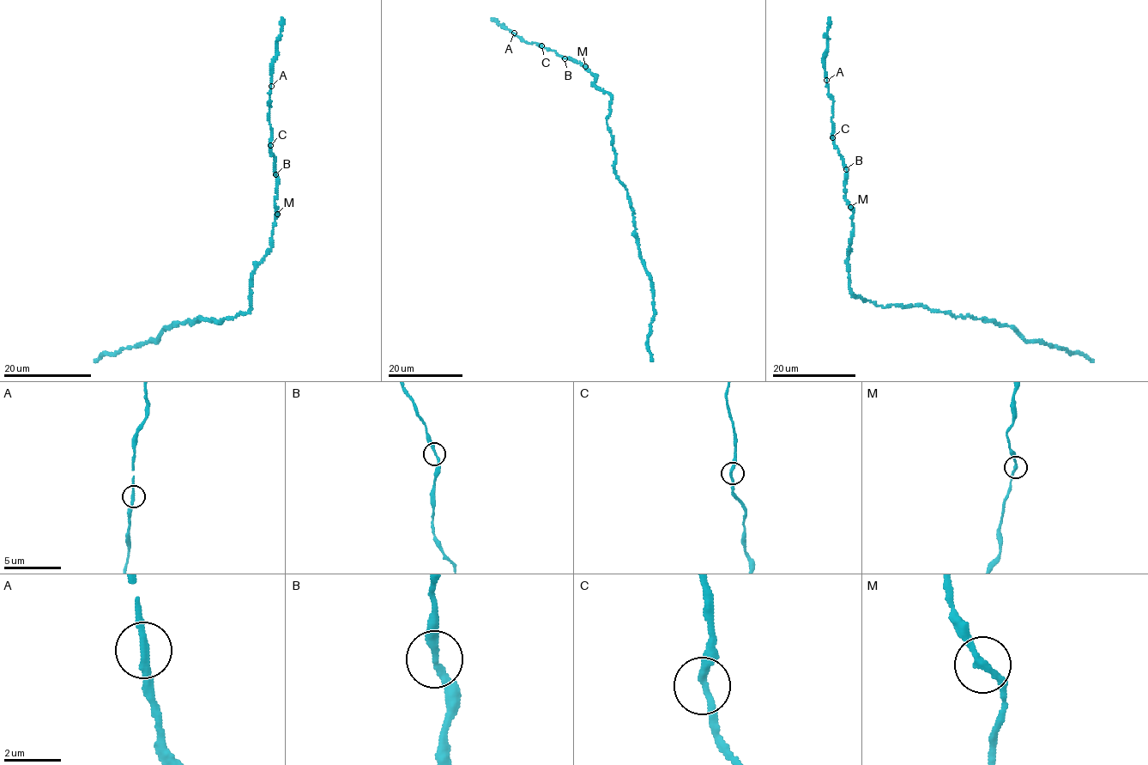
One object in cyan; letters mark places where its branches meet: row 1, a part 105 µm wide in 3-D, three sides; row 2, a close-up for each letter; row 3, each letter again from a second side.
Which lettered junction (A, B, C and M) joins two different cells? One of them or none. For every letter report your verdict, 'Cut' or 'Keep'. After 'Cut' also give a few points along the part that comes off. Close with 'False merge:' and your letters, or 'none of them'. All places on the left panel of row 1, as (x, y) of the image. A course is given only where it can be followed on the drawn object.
A: Keep
B: Keep
C: Keep
M: Keep
False merge: none of them

